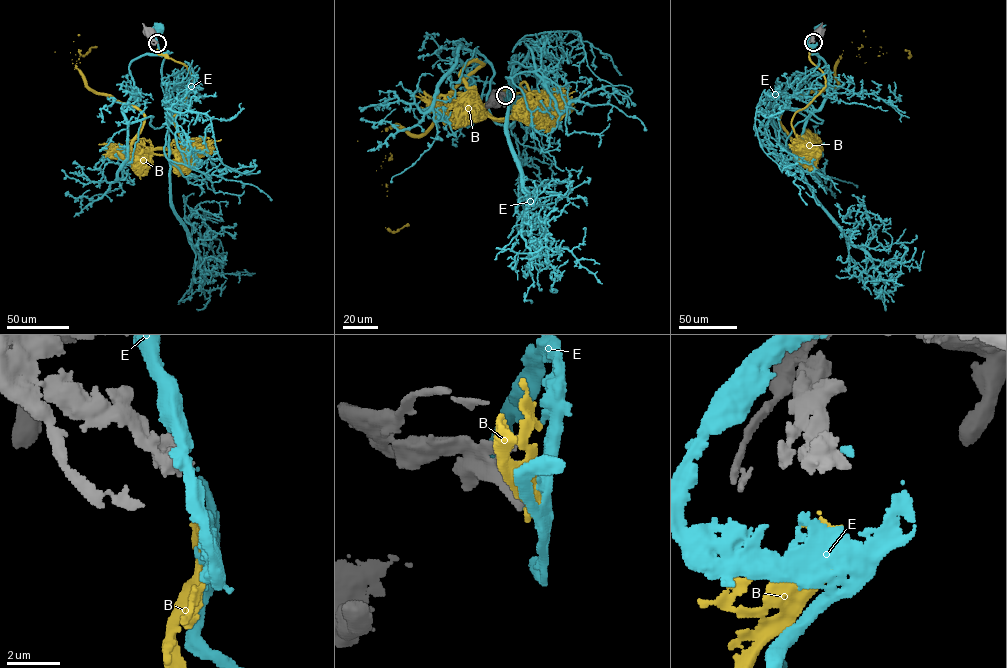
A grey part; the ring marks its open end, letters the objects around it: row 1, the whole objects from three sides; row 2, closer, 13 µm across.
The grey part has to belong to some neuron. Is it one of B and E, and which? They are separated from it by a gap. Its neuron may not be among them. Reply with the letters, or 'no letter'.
B

